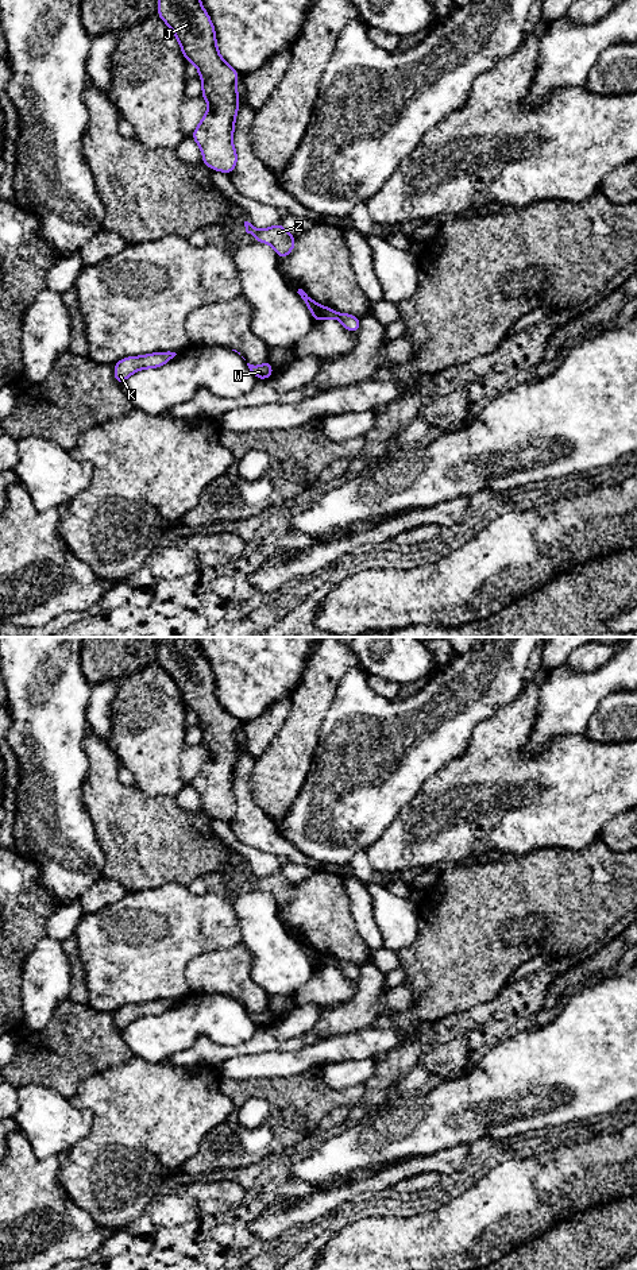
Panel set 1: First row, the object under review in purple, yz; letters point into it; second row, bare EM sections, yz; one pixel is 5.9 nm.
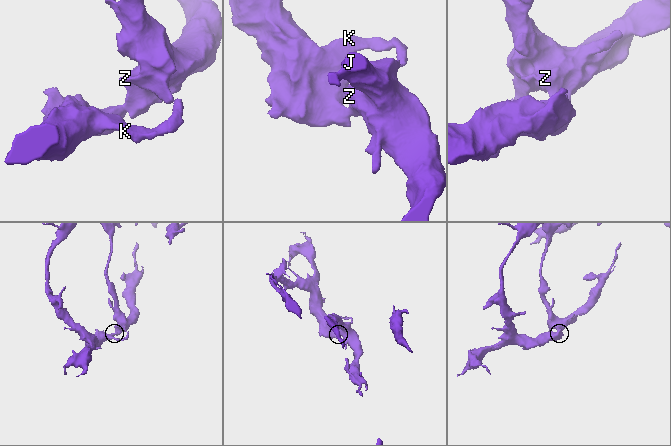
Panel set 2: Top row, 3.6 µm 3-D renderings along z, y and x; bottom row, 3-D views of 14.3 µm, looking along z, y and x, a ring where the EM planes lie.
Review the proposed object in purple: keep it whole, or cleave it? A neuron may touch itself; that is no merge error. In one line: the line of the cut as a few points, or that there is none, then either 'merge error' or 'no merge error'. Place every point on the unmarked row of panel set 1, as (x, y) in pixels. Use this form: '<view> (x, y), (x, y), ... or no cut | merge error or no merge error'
yz (321, 954), (313, 962) | merge error

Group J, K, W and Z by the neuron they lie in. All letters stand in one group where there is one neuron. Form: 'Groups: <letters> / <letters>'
Groups: J Z / K W

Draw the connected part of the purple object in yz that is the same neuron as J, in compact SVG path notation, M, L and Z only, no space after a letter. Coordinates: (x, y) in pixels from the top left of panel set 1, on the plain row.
M157 637L158 664L171 676L188 710L197 714L202 727L201 744L208 750L208 760L193 779L192 785L201 796L204 812L231 822L238 803L232 791L235 765L239 758L238 723L220 703L216 692L216 679L208 660L204 657L198 637Z

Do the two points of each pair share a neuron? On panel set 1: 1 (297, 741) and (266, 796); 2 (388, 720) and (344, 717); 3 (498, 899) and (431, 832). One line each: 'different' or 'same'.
1: same
2: same
3: different

